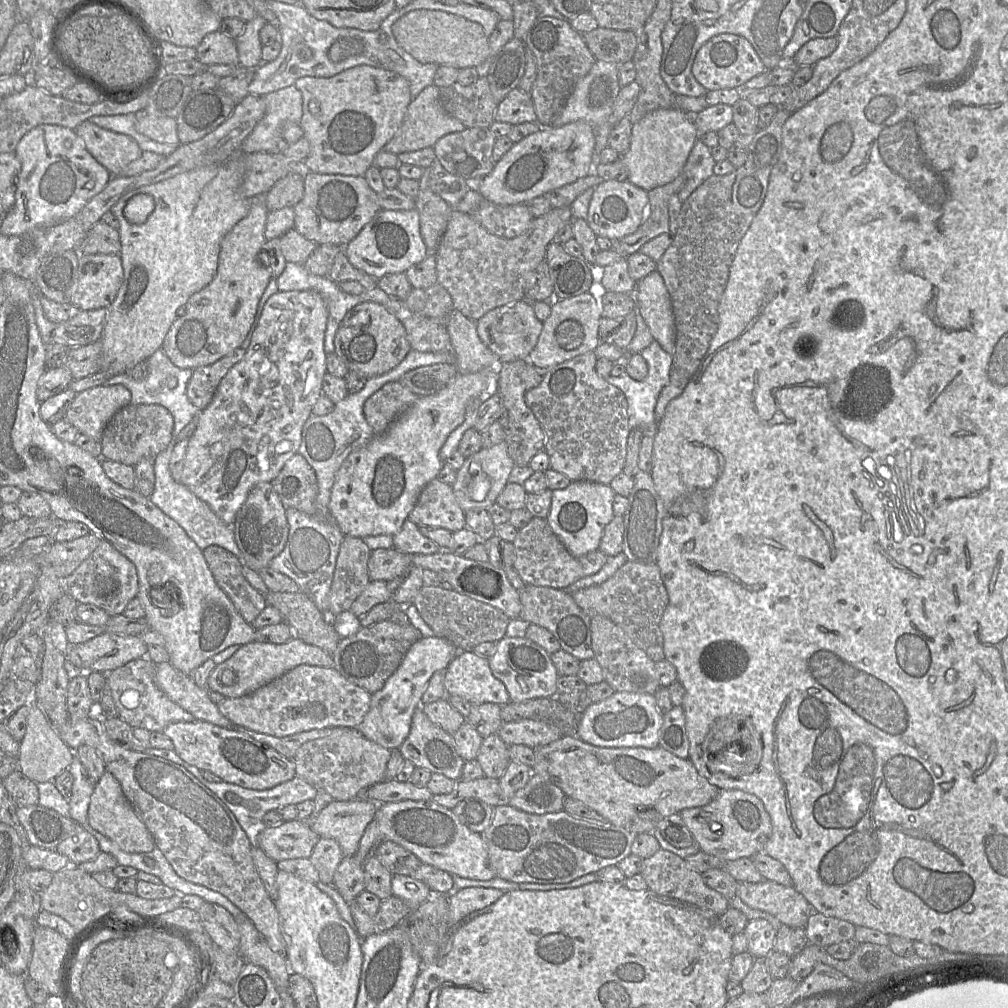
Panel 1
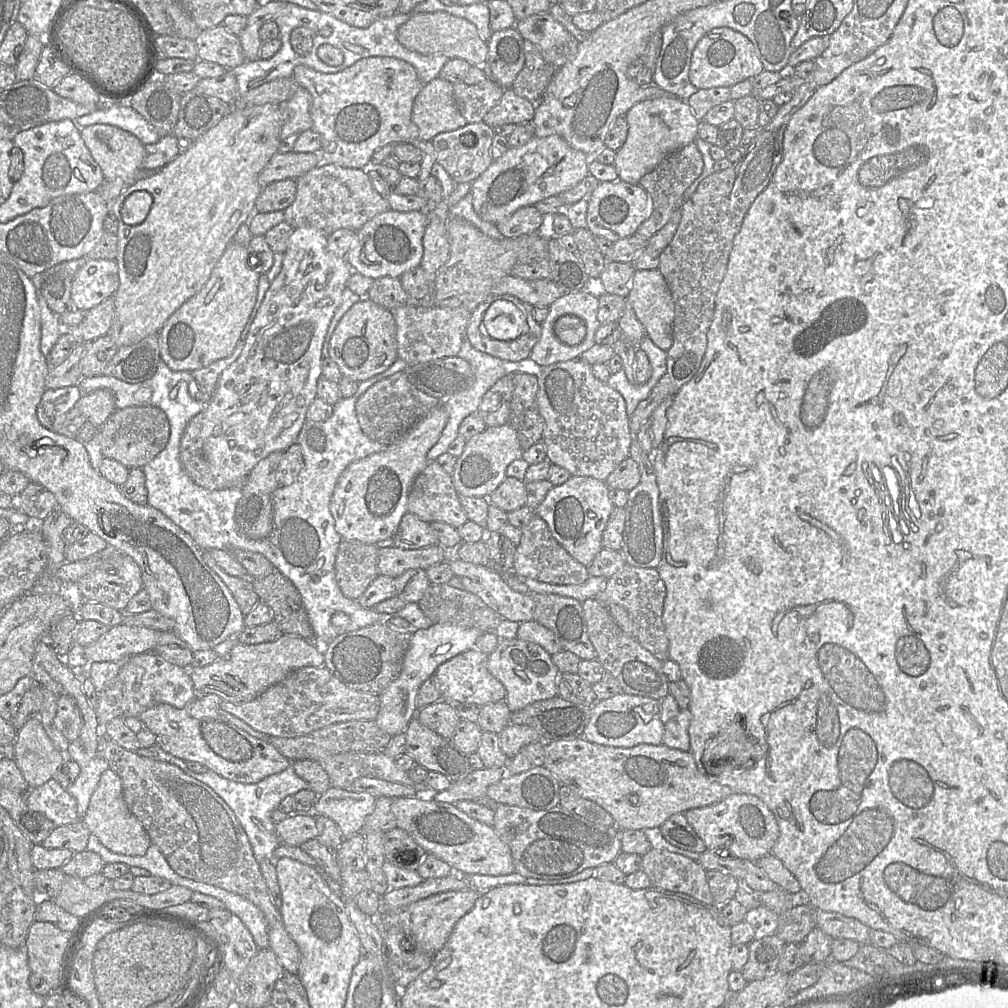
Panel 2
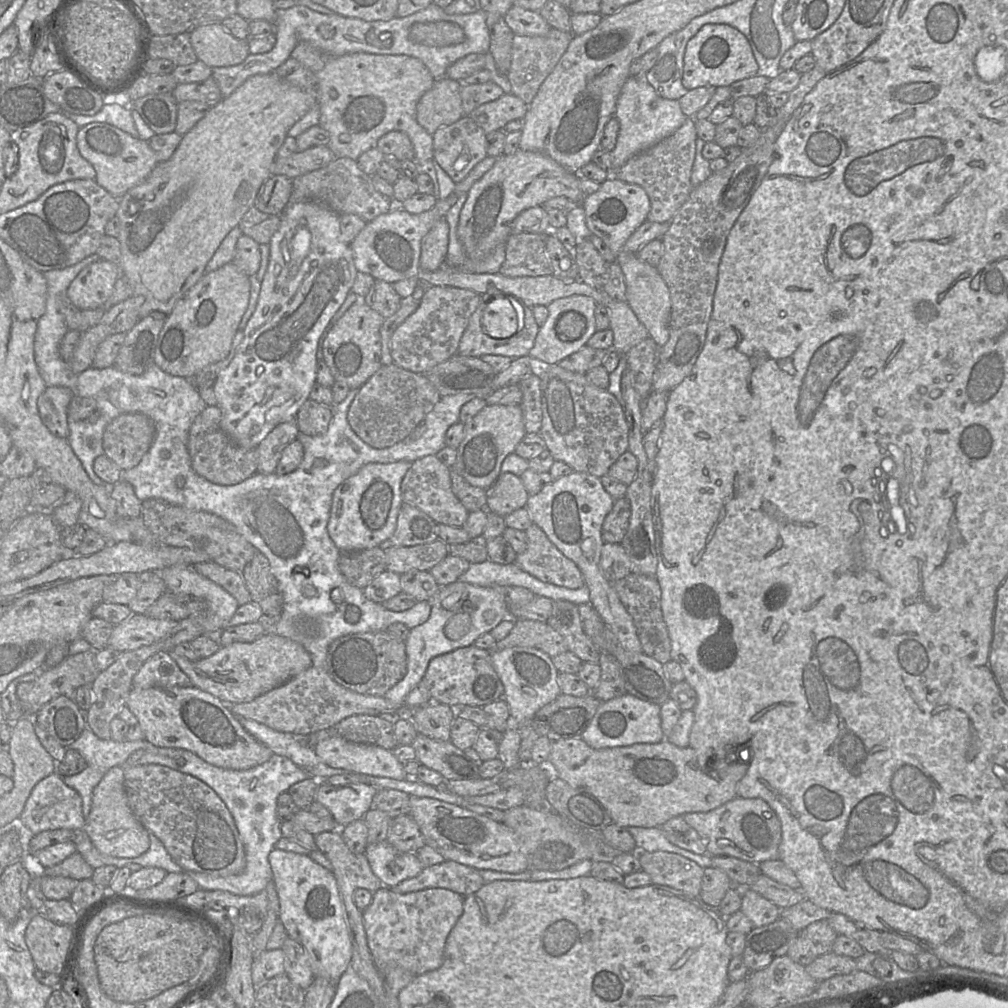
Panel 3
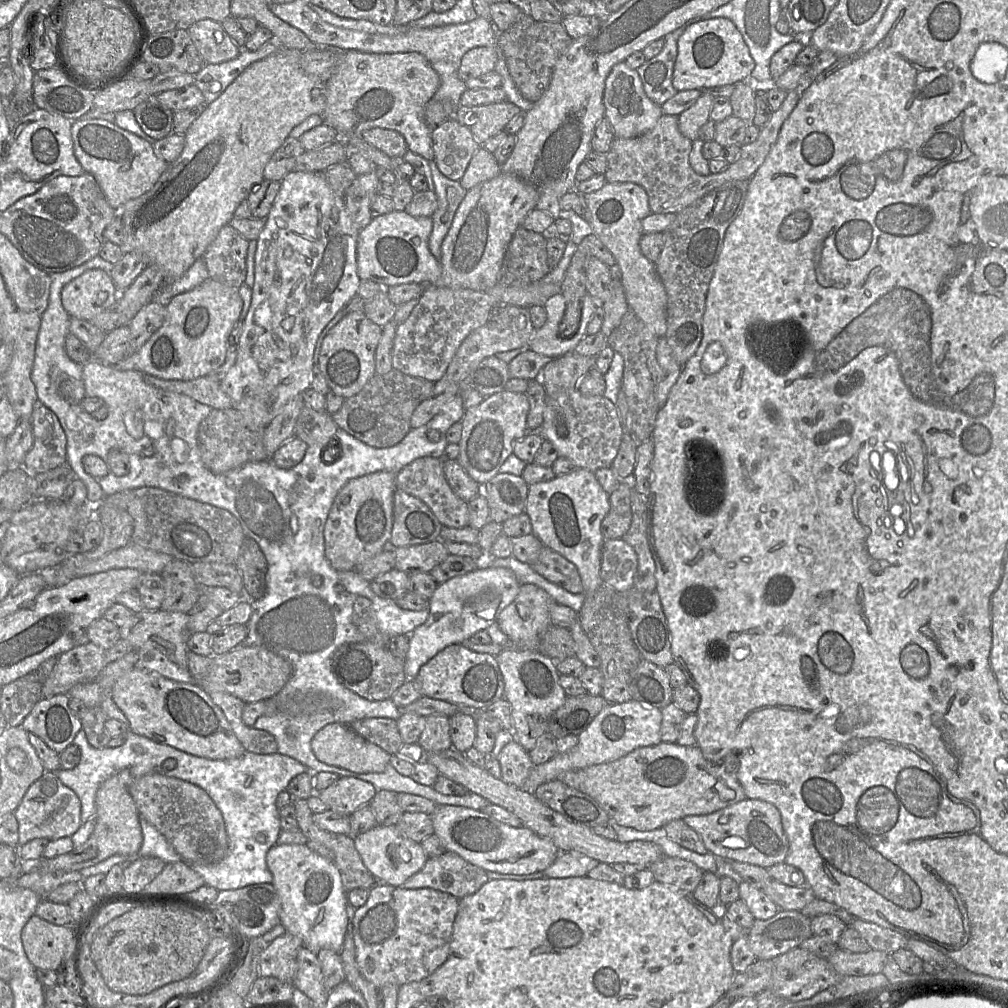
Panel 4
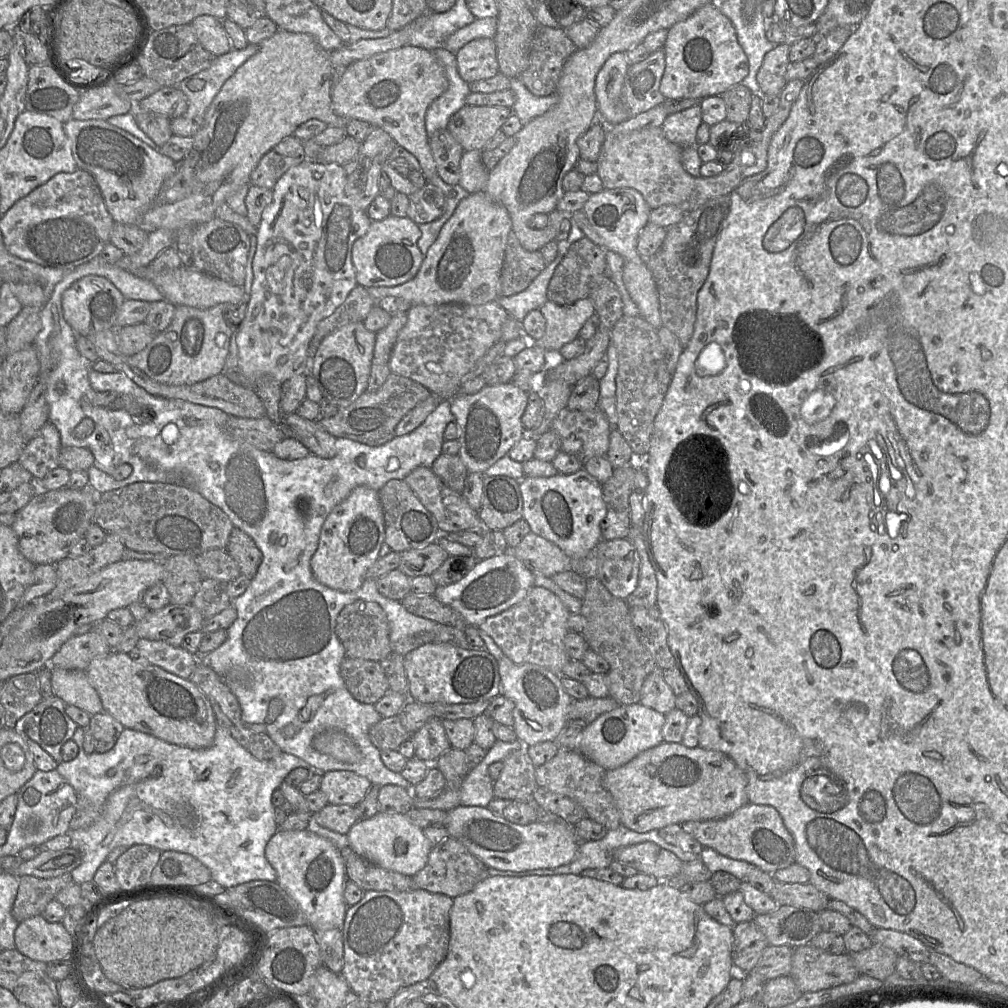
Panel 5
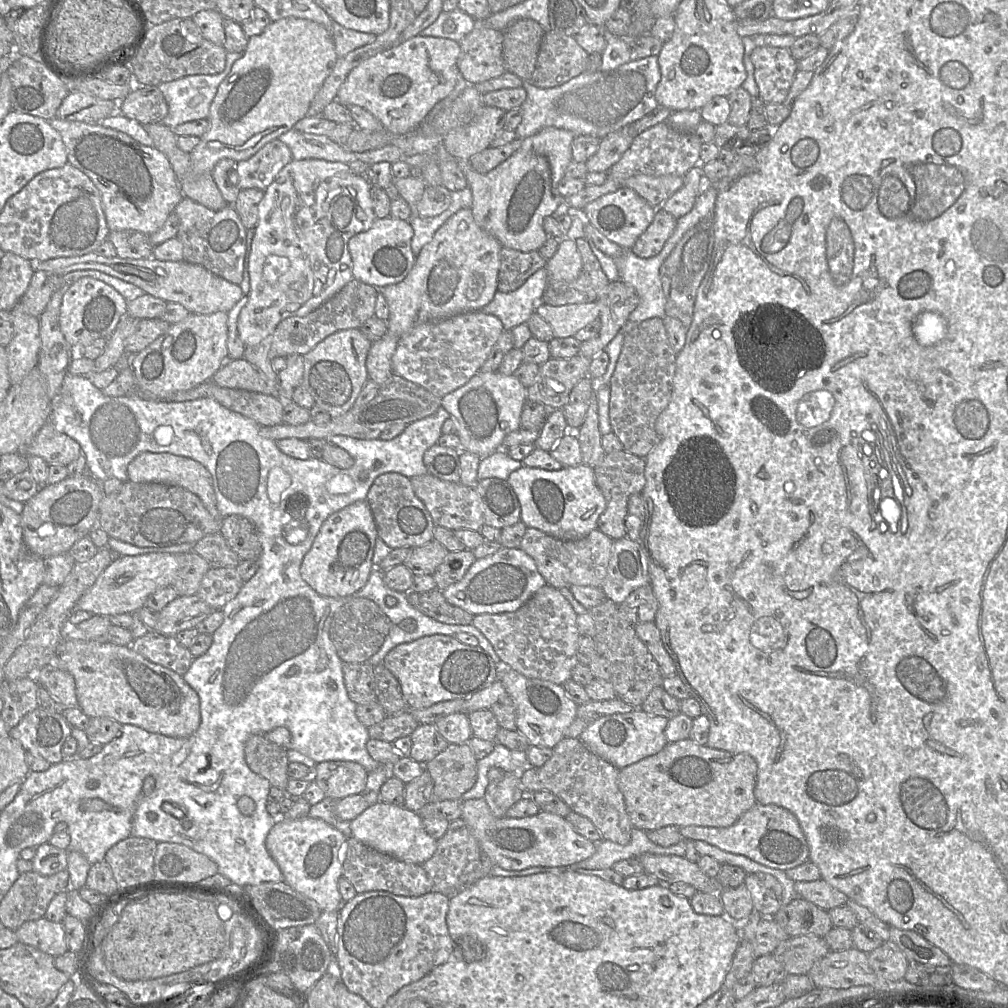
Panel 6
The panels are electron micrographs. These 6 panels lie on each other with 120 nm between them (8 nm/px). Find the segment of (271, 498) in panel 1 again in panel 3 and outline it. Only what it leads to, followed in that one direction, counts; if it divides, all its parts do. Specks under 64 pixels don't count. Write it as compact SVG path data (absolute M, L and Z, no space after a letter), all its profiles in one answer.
M296 420L276 426L257 446L257 473L275 473L284 449L297 439L299 430Z

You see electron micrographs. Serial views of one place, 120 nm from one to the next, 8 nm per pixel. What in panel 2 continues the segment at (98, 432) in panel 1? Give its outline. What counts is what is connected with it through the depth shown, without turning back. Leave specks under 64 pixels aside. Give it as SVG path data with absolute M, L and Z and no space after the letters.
M109 389L95 390L82 395L75 405L97 429L105 424L108 418L116 410L115 395Z

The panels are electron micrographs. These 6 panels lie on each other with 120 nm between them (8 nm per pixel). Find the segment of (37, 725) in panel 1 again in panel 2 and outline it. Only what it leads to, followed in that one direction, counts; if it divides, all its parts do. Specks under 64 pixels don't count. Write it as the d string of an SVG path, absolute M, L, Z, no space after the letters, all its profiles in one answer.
M39 717L31 718L17 731L13 745L14 760L25 778L28 791L43 785L53 778L66 760L66 755L54 747Z

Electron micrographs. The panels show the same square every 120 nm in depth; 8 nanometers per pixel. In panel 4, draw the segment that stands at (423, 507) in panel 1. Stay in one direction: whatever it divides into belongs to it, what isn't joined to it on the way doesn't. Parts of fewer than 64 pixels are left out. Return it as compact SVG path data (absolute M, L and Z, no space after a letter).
M425 456L415 459L396 474L395 486L397 489L422 500L443 527L462 528L469 524L468 504L451 489L439 458Z

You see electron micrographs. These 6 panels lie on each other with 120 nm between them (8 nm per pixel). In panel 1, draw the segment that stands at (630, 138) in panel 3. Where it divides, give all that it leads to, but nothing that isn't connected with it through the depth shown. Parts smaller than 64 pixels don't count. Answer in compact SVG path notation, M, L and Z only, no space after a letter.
M678 108L657 109L633 123L629 149L621 155L629 175L627 181L646 191L678 177L687 162L699 133L692 115Z

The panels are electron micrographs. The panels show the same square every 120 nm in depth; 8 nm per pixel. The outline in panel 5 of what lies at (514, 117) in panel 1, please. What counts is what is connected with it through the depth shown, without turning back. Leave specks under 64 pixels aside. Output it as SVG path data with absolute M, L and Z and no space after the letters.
M464 105L450 118L447 130L464 151L483 150L485 144L501 130L511 116L512 108L505 106Z

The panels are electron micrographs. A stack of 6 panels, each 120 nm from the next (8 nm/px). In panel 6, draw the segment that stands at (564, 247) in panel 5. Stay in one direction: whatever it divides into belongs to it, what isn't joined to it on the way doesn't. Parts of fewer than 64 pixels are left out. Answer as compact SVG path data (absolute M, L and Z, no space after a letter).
M546 268L537 270L517 290L512 292L496 291L492 301L482 308L487 314L498 317L505 330L526 323L542 302L548 286Z

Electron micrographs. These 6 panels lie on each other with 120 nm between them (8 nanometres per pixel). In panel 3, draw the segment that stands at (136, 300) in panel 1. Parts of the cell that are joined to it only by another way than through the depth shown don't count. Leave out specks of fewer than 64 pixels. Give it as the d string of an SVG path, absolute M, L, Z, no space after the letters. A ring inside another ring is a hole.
M274 73L251 76L230 96L223 98L218 104L210 108L209 112L182 137L179 147L169 160L158 163L141 184L130 189L119 199L119 207L116 213L116 218L120 223L118 241L122 256L119 268L121 274L127 278L132 288L132 295L136 297L142 296L144 298L144 302L139 310L139 320L150 316L152 312L156 311L169 316L177 302L204 276L208 262L212 259L224 238L232 229L240 225L243 216L254 206L260 188L271 176L271 166L276 159L278 150L288 135L288 131L315 104L317 104L317 98L313 91L302 90L293 86L280 79ZM132 199L136 199L141 206L140 210L134 215L130 215L128 212L128 207Z

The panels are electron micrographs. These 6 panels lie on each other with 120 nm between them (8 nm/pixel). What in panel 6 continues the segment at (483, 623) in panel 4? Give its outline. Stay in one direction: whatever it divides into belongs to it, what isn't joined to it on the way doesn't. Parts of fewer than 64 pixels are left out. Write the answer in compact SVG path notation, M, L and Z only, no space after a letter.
M501 547L490 556L476 559L460 581L441 592L450 604L458 606L472 615L498 614L516 611L546 584L534 559L525 551L519 547Z

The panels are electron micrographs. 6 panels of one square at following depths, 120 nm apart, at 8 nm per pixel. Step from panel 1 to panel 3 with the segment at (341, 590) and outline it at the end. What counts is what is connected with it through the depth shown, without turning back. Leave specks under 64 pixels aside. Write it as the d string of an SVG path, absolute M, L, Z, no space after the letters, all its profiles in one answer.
M377 546L359 551L341 552L338 567L350 585L364 589L386 570L385 551Z

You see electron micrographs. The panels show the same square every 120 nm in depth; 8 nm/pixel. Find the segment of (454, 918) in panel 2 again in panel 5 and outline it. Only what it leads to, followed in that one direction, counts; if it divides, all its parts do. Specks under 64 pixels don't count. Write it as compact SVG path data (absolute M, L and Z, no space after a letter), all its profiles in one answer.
M424 889L411 891L364 891L362 899L352 906L348 906L345 914L344 924L341 928L344 954L343 968L340 975L345 979L349 987L365 1002L388 1001L401 987L409 986L427 979L437 966L443 961L448 952L450 941L450 916L449 912L453 905L453 898L440 893L429 892Z

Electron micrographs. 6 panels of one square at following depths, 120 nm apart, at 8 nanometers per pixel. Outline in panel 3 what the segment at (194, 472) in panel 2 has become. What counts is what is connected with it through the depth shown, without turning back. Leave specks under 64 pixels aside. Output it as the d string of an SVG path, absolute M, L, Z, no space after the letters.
M206 406L195 418L189 431L188 452L193 470L209 482L222 486L236 485L257 473L256 449L237 445L221 429L222 412L218 406Z

